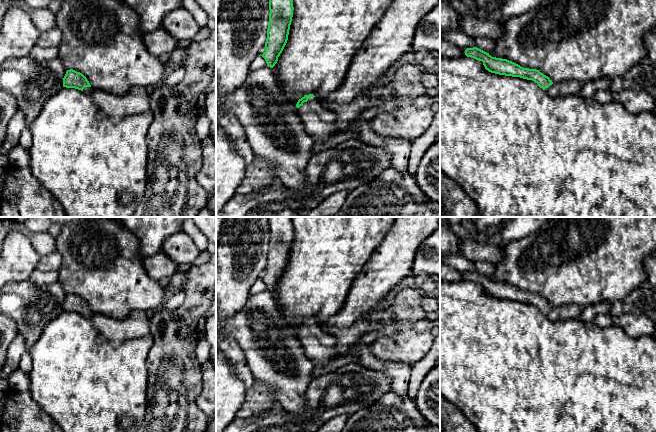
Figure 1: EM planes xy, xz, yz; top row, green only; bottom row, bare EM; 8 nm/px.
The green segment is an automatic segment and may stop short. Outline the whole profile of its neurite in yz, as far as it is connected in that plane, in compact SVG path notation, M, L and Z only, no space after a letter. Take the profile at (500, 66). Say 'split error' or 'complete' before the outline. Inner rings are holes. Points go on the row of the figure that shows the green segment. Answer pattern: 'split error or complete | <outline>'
split error | M477 47L467 48L465 50L465 55L482 61L485 69L491 73L532 80L553 97L578 94L584 86L584 82L577 80L552 82L548 76L544 75L539 70L523 68L507 59L492 57L489 53Z

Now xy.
split error | M73 69L66 71L63 78L63 87L75 88L83 91L84 93L90 93L93 90L87 78L82 73Z

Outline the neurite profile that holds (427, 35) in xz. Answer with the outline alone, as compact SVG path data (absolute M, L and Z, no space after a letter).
M440 0L430 10L416 28L412 47L414 52L420 50L440 53Z

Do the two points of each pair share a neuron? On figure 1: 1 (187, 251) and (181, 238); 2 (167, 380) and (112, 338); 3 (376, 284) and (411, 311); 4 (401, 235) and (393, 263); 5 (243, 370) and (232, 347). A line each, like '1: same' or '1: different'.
1: same
2: different
3: different
4: same
5: same

